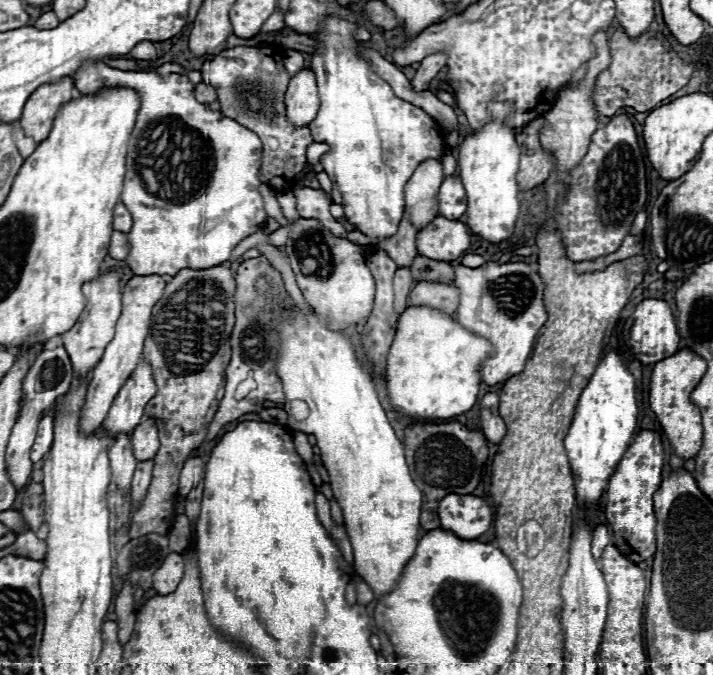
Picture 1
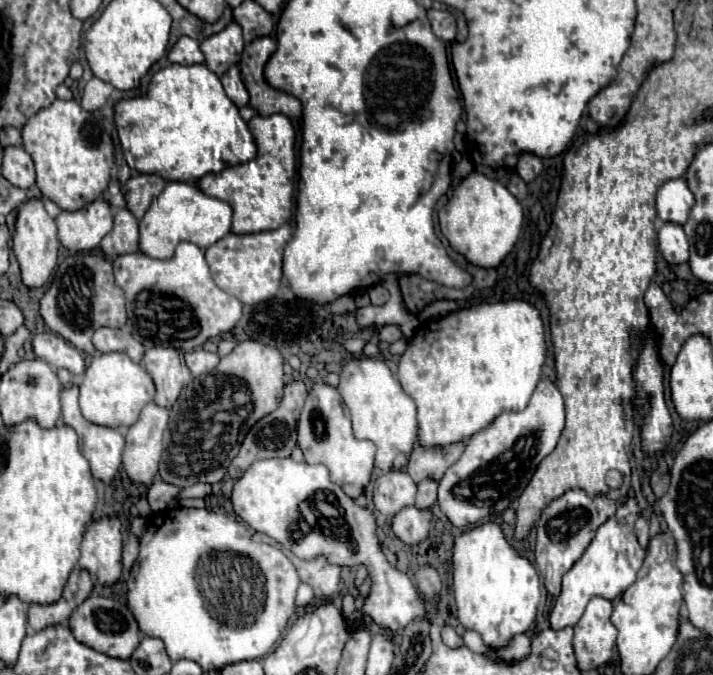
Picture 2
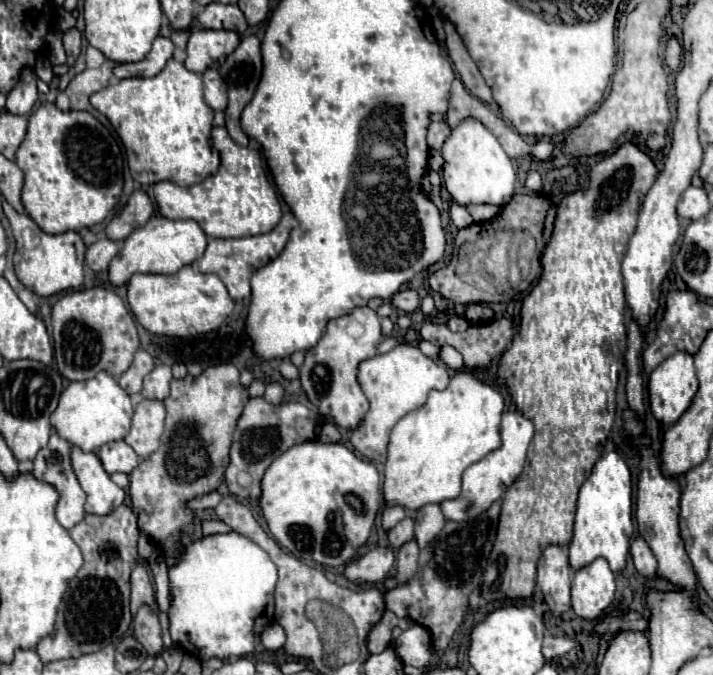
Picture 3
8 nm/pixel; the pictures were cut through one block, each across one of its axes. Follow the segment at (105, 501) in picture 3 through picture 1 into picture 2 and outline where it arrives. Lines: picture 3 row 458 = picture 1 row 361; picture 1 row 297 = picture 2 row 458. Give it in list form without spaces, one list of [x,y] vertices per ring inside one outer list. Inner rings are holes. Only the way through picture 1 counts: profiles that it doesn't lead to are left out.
[[[72,384],[72,386],[68,386],[68,388],[62,388],[60,400],[62,400],[62,420],[64,420],[64,424],[72,426],[72,428],[78,432],[80,446],[82,446],[82,456],[90,462],[92,476],[108,484],[110,480],[114,479],[114,476],[116,476],[121,466],[124,436],[122,436],[116,428],[92,424],[92,422],[88,422],[88,420],[82,416],[80,406],[78,406],[78,386],[76,386],[76,384]]]

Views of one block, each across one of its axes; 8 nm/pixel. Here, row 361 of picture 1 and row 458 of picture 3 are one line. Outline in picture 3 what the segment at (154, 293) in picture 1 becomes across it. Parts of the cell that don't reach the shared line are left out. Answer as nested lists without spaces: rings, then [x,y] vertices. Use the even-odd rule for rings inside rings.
[[[116,440],[116,442],[104,444],[98,450],[98,456],[100,456],[100,460],[104,464],[104,470],[108,474],[114,474],[114,472],[130,474],[138,466],[138,462],[140,462],[138,454],[124,440]]]

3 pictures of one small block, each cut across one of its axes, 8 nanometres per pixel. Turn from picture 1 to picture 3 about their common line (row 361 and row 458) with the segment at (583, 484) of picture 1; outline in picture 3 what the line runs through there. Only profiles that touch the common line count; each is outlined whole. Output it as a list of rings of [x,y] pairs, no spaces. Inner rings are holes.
[[[610,452],[596,462],[592,474],[580,488],[574,520],[574,538],[570,542],[570,568],[580,570],[596,558],[606,558],[612,572],[622,572],[626,568],[632,532],[634,528],[630,470],[616,452]]]

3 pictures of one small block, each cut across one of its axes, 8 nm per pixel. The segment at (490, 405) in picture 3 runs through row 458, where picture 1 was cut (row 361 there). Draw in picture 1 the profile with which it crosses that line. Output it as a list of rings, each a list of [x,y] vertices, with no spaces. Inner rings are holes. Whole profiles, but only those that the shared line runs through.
[[[410,306],[398,318],[396,338],[390,346],[388,364],[386,364],[386,390],[394,412],[404,416],[408,422],[444,422],[448,418],[468,412],[478,396],[480,364],[490,354],[492,354],[492,346],[484,338],[460,328],[460,324],[456,324],[452,316],[444,316],[442,312],[432,312],[432,308]]]

